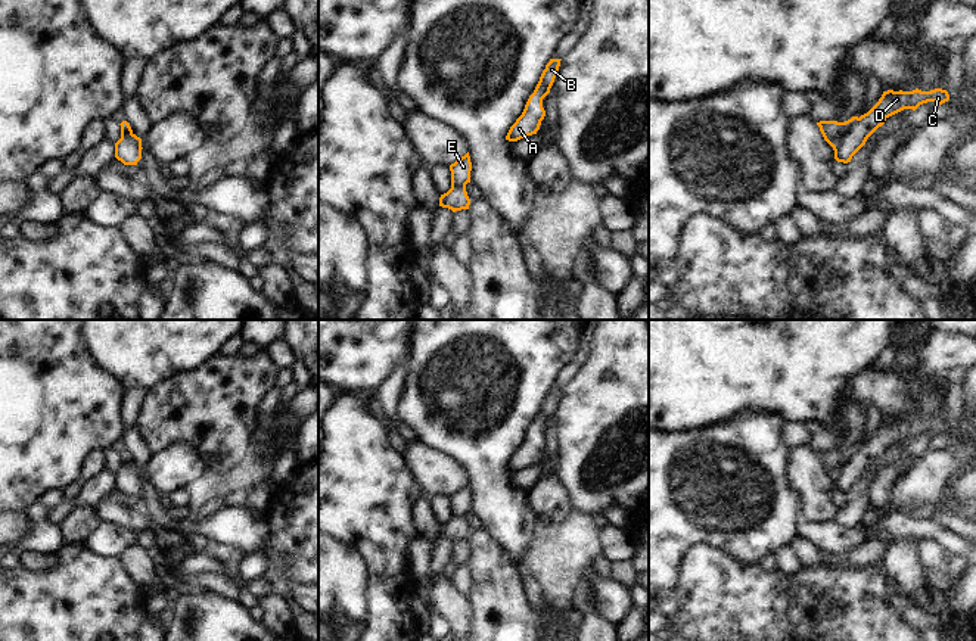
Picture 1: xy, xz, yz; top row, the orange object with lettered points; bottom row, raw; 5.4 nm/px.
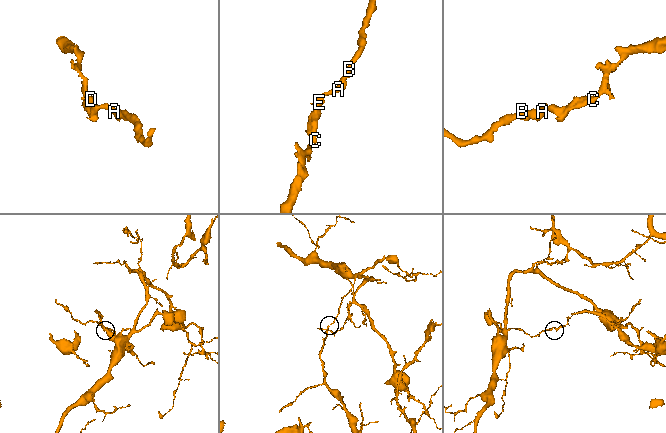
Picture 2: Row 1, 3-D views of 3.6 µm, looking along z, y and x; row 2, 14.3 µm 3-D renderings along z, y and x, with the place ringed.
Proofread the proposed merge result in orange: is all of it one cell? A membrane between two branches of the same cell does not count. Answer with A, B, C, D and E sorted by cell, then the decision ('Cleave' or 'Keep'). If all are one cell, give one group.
Groups: A B E / C D. Cleave

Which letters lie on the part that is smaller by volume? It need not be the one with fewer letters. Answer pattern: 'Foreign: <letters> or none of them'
Foreign: C, D

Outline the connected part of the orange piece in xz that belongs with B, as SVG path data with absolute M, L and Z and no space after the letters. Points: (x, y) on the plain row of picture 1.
M550 389L543 401L540 411L529 426L522 445L516 449L516 452L510 457L506 470L517 472L528 466L537 464L540 460L541 451L545 446L545 441L543 438L543 429L550 423L550 418L557 405L562 389Z

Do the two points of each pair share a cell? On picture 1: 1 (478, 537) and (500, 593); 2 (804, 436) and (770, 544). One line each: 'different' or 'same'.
1: same
2: different

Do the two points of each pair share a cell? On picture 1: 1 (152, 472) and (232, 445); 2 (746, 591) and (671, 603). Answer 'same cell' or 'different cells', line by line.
1: different cells
2: different cells

